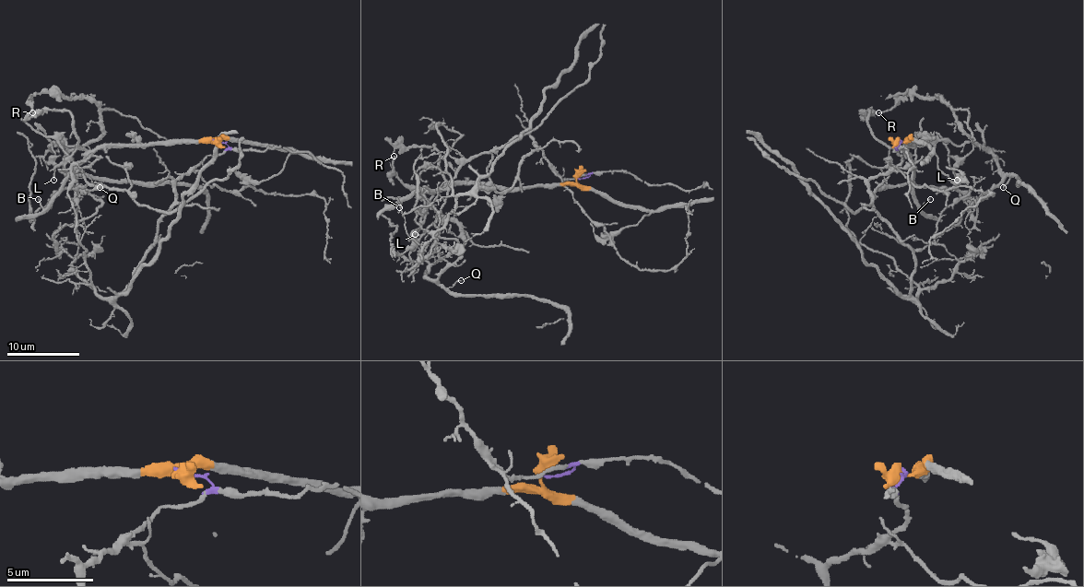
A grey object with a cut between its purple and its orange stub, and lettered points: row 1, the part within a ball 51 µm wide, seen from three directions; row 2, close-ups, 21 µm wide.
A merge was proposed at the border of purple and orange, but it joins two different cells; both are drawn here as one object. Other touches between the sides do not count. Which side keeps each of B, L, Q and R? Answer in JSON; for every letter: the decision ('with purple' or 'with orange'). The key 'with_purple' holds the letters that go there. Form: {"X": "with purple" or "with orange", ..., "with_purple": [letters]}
{"B": "with orange", "L": "with orange", "Q": "with orange", "R": "with orange", "with_purple": []}

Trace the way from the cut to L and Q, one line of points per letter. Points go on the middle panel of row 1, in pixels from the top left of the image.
L: (577, 177), (573, 182), (515, 188), (443, 184), (430, 201), (414, 249), (416, 229), (414, 235)
Q: (577, 177), (515, 188), (445, 182), (430, 201), (408, 258), (427, 262), (425, 275), (445, 287), (461, 280)

